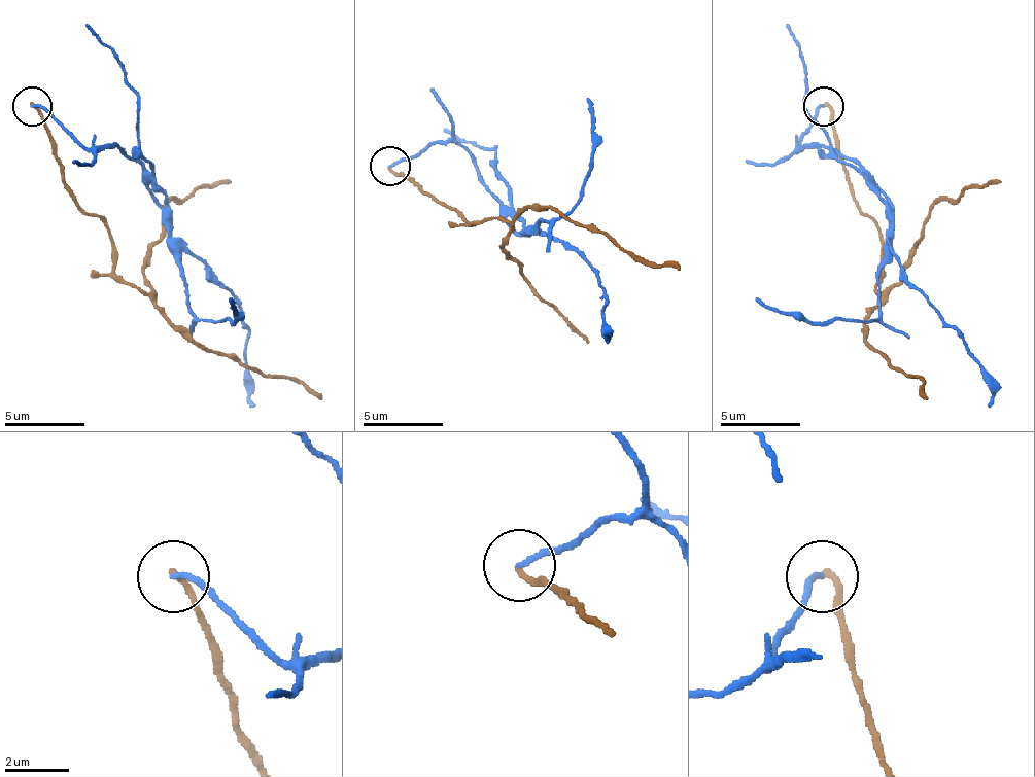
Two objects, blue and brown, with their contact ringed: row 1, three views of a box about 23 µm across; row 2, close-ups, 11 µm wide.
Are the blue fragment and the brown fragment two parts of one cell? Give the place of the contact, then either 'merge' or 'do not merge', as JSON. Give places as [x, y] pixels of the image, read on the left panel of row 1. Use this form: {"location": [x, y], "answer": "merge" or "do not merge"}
{"location": [32, 106], "answer": "do not merge"}

